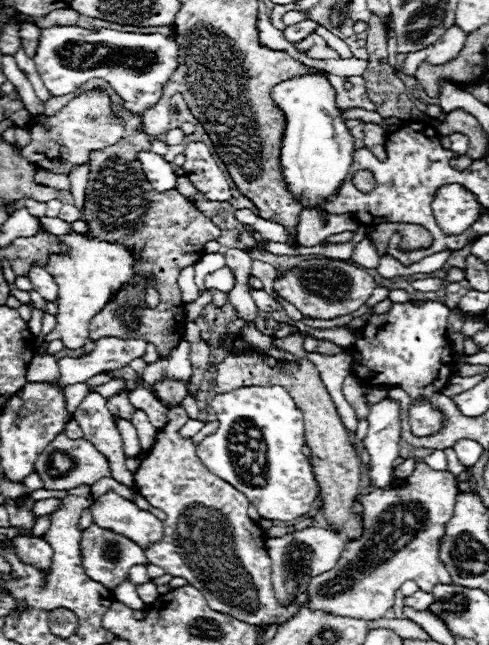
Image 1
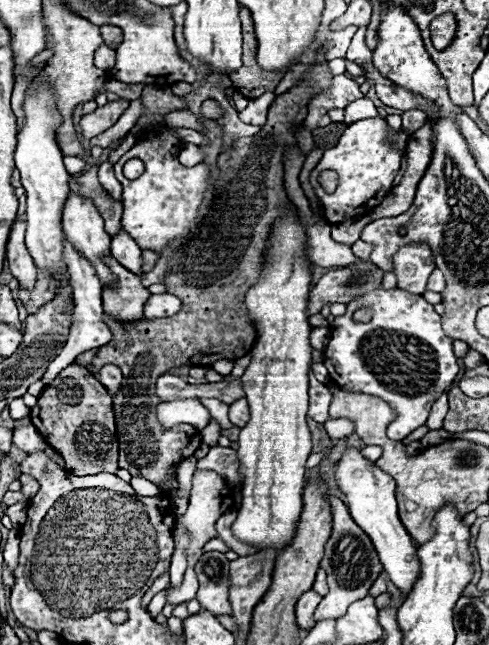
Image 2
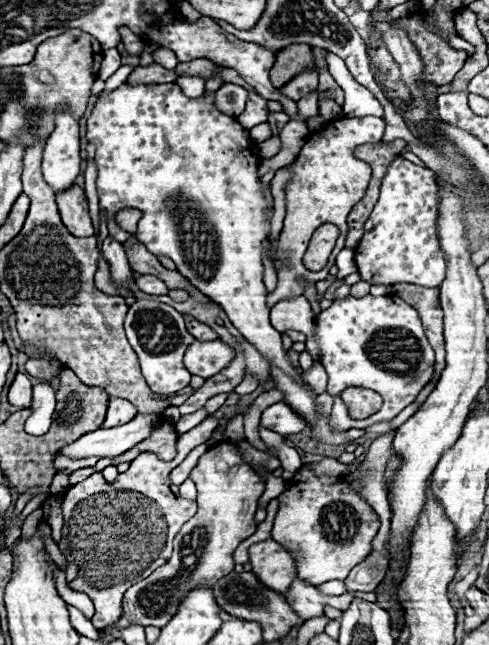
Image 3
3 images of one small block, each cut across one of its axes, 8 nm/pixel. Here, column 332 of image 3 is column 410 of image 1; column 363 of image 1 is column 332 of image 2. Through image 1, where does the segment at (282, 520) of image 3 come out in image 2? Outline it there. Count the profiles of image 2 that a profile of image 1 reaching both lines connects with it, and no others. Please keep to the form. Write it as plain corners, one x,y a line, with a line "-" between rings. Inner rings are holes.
330,496
330,506
332,506
332,536
326,544
326,554
322,558
322,568
328,572
328,594
322,598
314,612
314,620
336,620
342,614
346,614
348,606
356,602
358,598
364,598
382,572
382,564
378,560
378,554
366,536
366,532
350,518
344,502
336,496

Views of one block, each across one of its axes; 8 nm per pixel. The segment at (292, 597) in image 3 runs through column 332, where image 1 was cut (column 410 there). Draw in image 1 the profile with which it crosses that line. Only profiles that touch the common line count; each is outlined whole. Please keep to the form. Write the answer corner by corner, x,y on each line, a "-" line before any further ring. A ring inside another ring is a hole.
420,590
420,592
404,598
404,606
410,606
414,610
424,610
424,608
428,608
432,604
432,600
434,600
434,596
430,592

